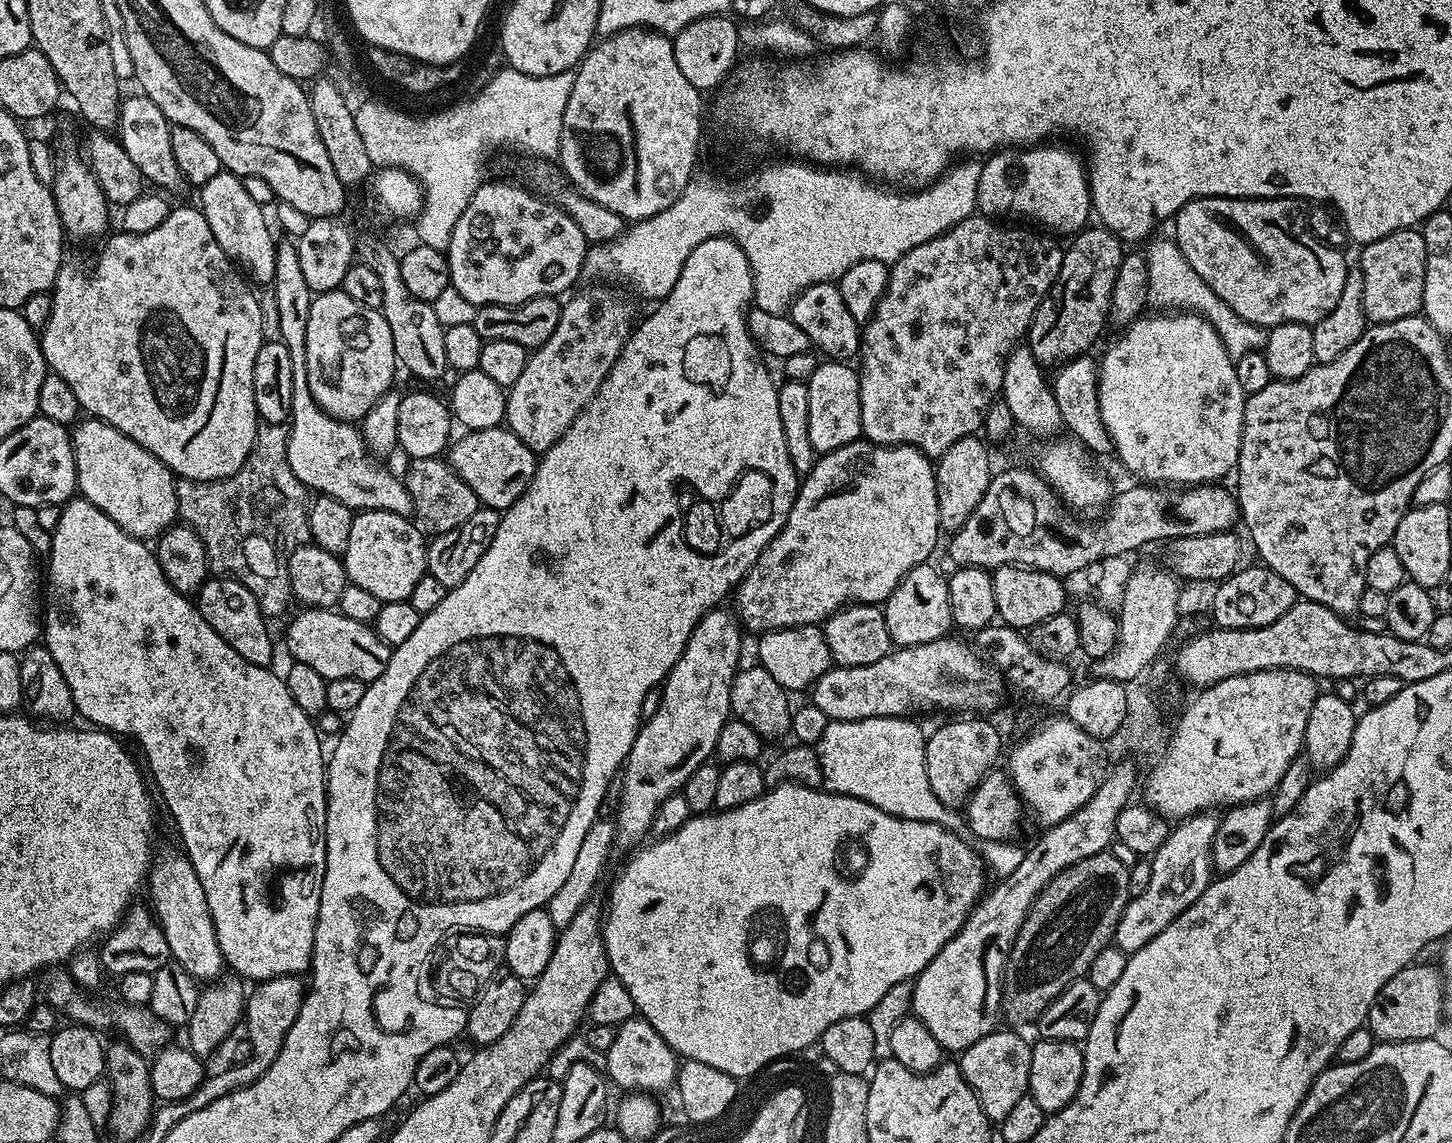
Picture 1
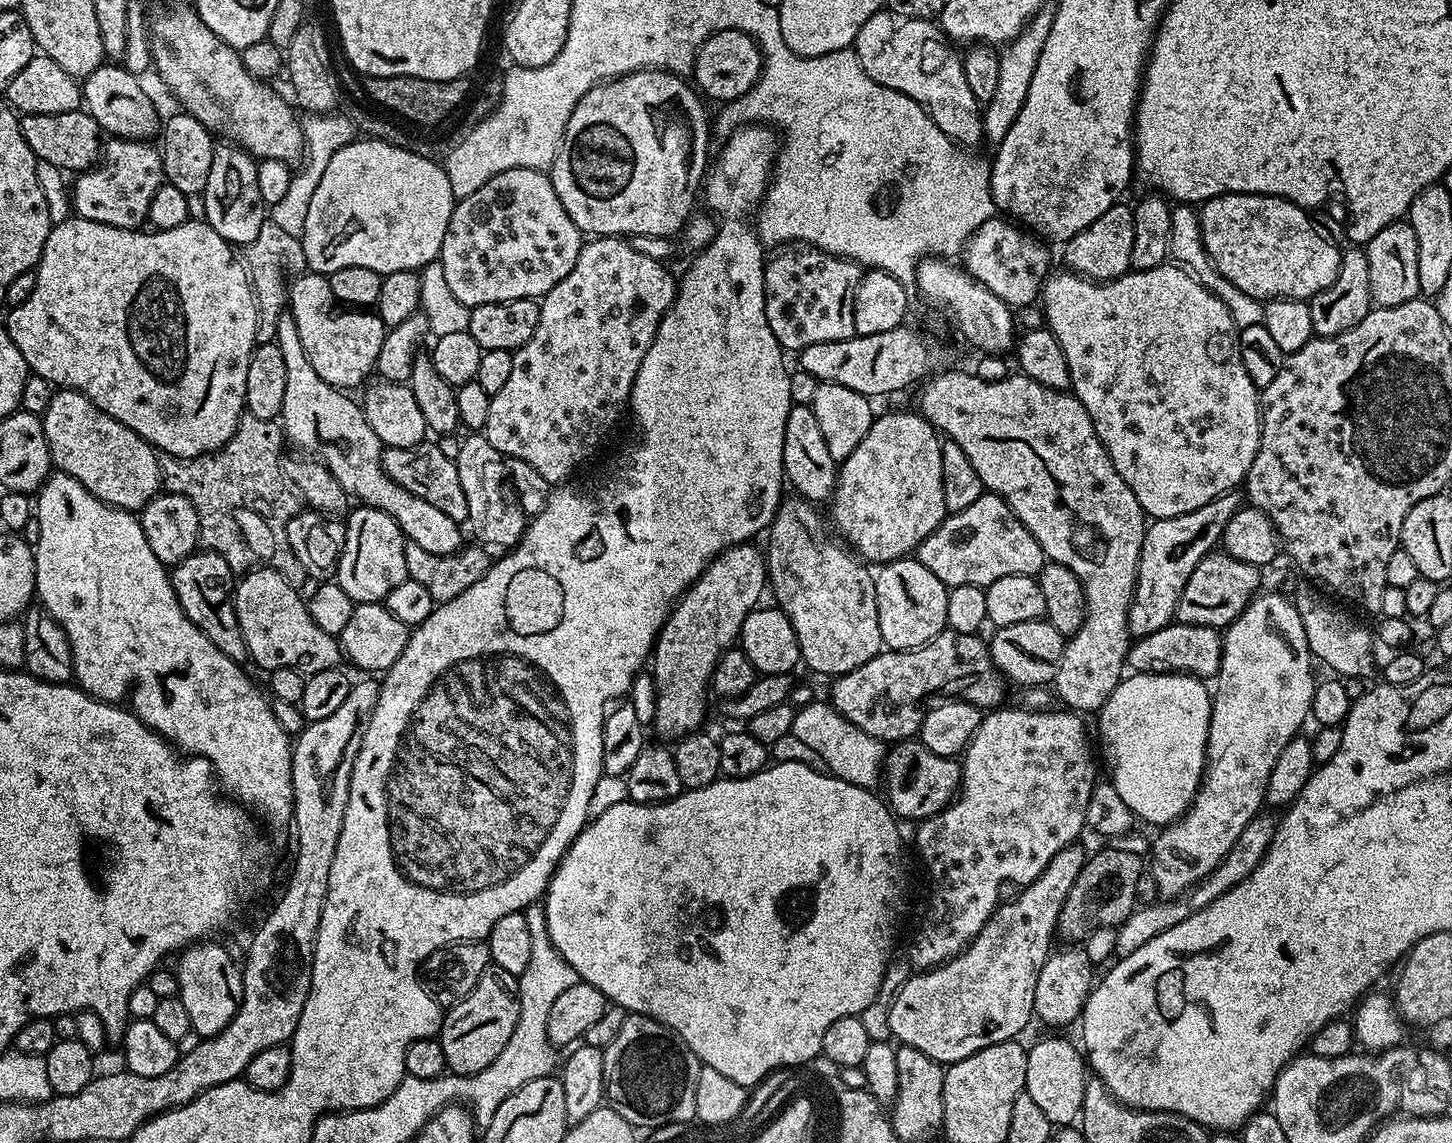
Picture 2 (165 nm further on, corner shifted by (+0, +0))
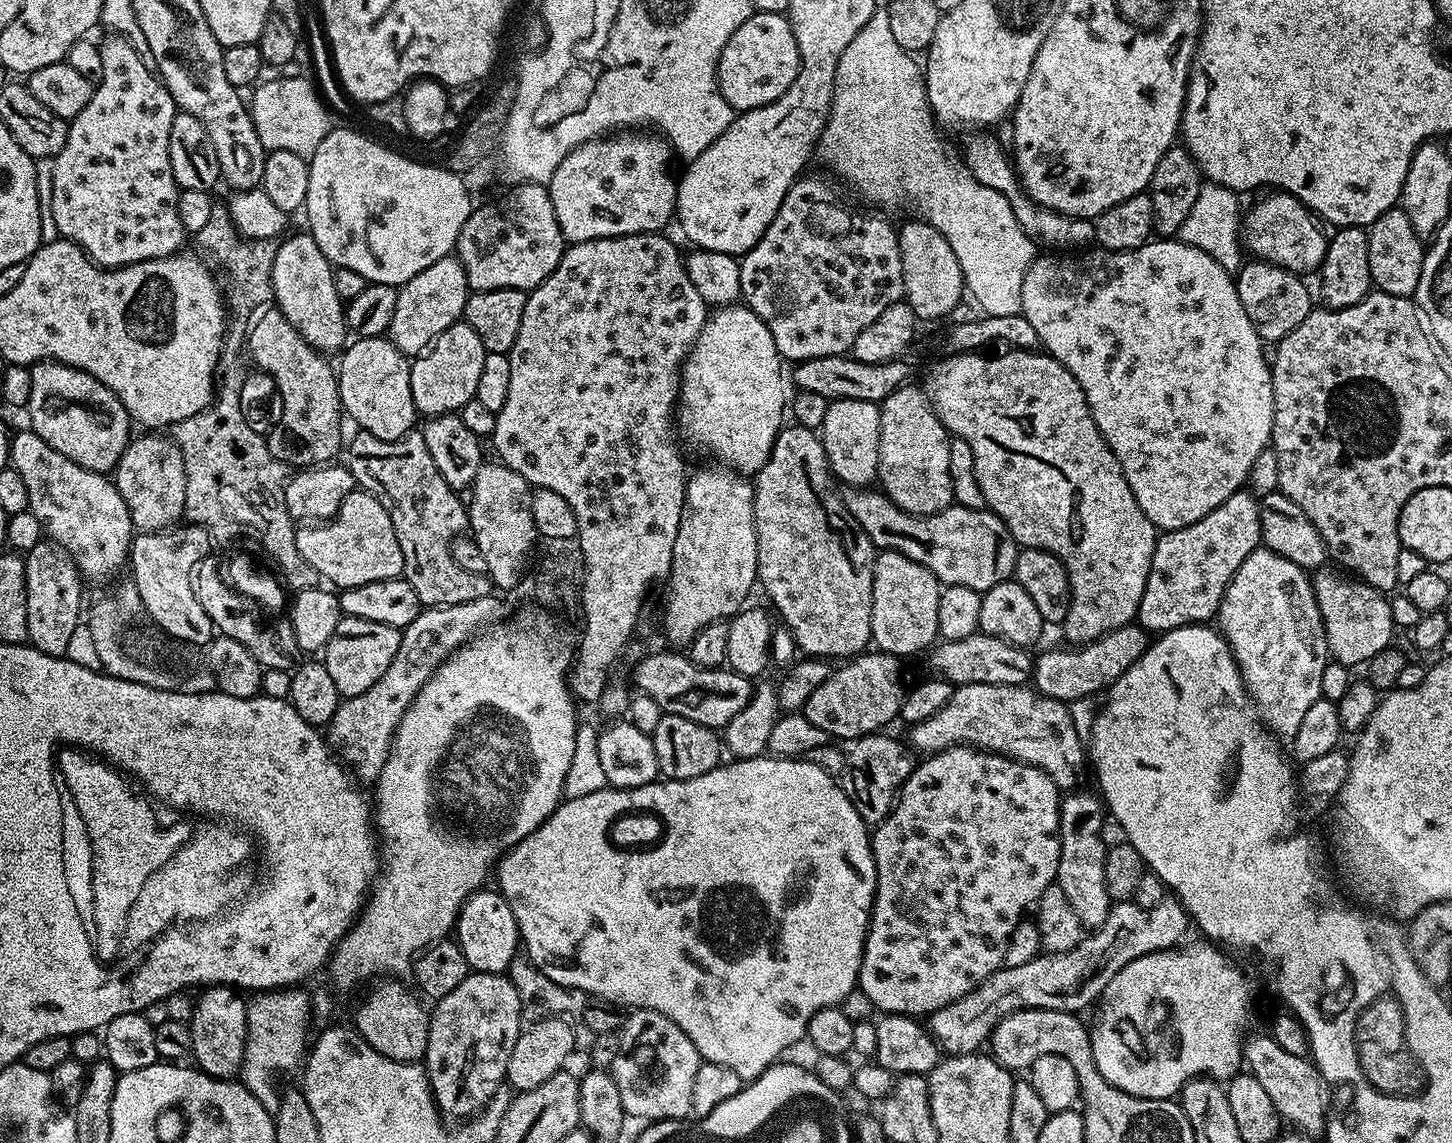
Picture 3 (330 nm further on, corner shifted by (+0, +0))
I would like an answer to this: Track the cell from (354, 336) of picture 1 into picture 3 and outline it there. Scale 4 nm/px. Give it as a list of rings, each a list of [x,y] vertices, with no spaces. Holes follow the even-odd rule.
[[[304,230],[297,236],[285,235],[277,243],[276,256],[272,259],[272,295],[275,307],[302,334],[304,341],[321,354],[329,354],[346,344],[344,323],[345,305],[338,290],[334,290],[334,268],[318,250],[314,238]]]

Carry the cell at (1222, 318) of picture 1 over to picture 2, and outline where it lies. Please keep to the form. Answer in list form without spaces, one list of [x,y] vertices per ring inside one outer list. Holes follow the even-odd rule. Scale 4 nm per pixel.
[[[1180,202],[1173,207],[1170,214],[1168,255],[1171,263],[1180,265],[1194,278],[1198,278],[1198,282],[1202,282],[1202,286],[1206,286],[1206,290],[1210,290],[1210,294],[1214,294],[1214,298],[1218,298],[1226,305],[1230,310],[1230,318],[1234,318],[1237,329],[1258,326],[1264,322],[1265,301],[1250,298],[1250,294],[1238,290],[1238,286],[1234,286],[1234,282],[1230,282],[1230,278],[1224,277],[1222,270],[1218,270],[1218,266],[1214,266],[1210,254],[1206,254],[1206,246],[1202,242],[1202,230],[1200,229],[1200,214],[1191,204]]]

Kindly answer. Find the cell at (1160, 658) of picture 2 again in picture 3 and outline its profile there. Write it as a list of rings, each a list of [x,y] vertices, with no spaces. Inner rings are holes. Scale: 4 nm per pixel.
[[[1133,622],[1115,628],[1113,632],[1107,632],[1102,638],[1089,644],[1052,648],[1049,652],[1035,657],[1031,683],[1043,696],[1055,700],[1084,700],[1087,696],[1100,691],[1103,693],[1116,684],[1118,678],[1122,678],[1122,674],[1126,674],[1126,670],[1130,670],[1130,666],[1134,666],[1134,662],[1142,658],[1149,643],[1149,633],[1145,632],[1139,623]]]

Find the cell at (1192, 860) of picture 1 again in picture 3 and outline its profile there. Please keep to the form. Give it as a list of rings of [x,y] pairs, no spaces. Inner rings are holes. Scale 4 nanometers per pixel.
[[[1261,546],[1254,549],[1246,562],[1238,566],[1238,574],[1234,574],[1230,586],[1226,586],[1226,594],[1220,603],[1219,620],[1218,631],[1230,646],[1244,689],[1252,697],[1265,728],[1277,738],[1291,738],[1298,734],[1298,726],[1306,710],[1321,699],[1322,670],[1326,670],[1330,663],[1326,630],[1309,573],[1290,562],[1290,558],[1282,558],[1269,548]]]

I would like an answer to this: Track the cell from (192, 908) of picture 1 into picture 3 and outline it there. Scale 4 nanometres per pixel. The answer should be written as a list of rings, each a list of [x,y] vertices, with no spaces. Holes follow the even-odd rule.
[[[223,984],[205,987],[195,997],[196,1005],[190,1021],[192,1030],[191,1059],[195,1067],[207,1076],[232,1078],[239,1073],[243,1058],[243,1047],[246,1045],[247,1008],[245,998],[239,991]]]

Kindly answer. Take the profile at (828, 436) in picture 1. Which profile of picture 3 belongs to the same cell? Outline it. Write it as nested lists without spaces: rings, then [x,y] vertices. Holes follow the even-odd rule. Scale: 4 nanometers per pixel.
[[[870,400],[831,401],[826,410],[826,418],[818,429],[818,435],[824,441],[824,457],[828,460],[828,467],[841,485],[862,488],[871,485],[877,479],[879,403]]]

